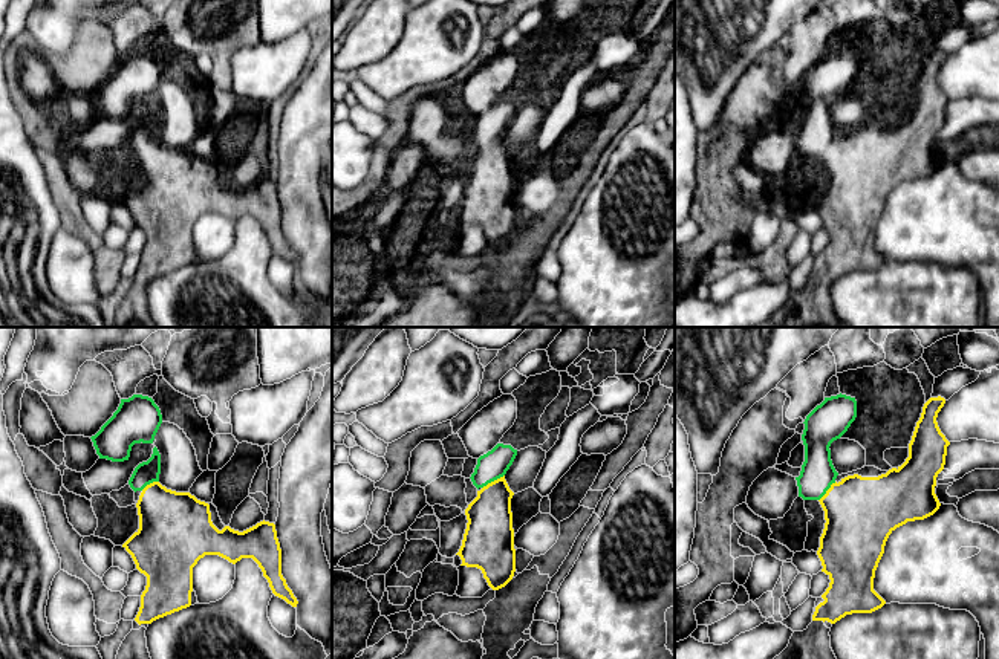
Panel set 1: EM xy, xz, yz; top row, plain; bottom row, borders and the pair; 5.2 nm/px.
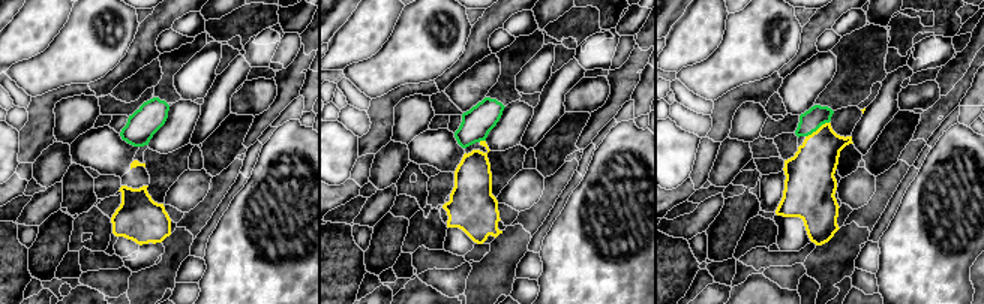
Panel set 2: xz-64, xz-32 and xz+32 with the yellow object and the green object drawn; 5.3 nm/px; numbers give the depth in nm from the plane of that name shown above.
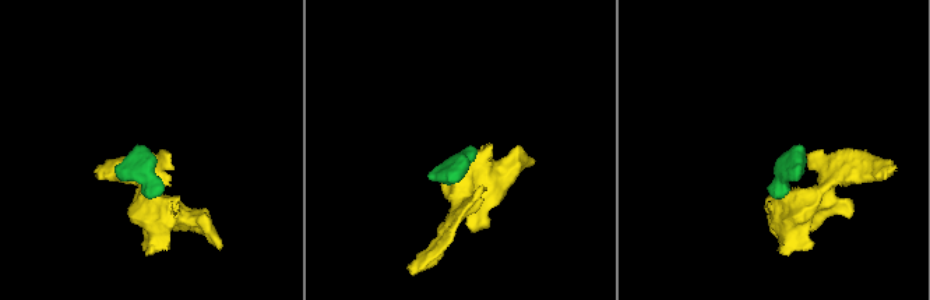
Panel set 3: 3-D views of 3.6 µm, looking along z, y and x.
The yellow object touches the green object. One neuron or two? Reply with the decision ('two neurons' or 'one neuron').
one neuron

